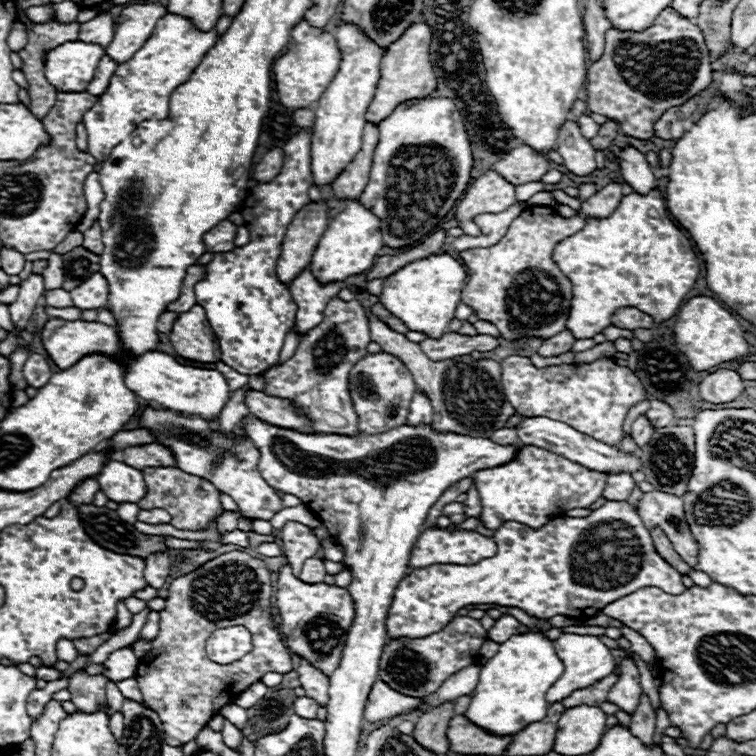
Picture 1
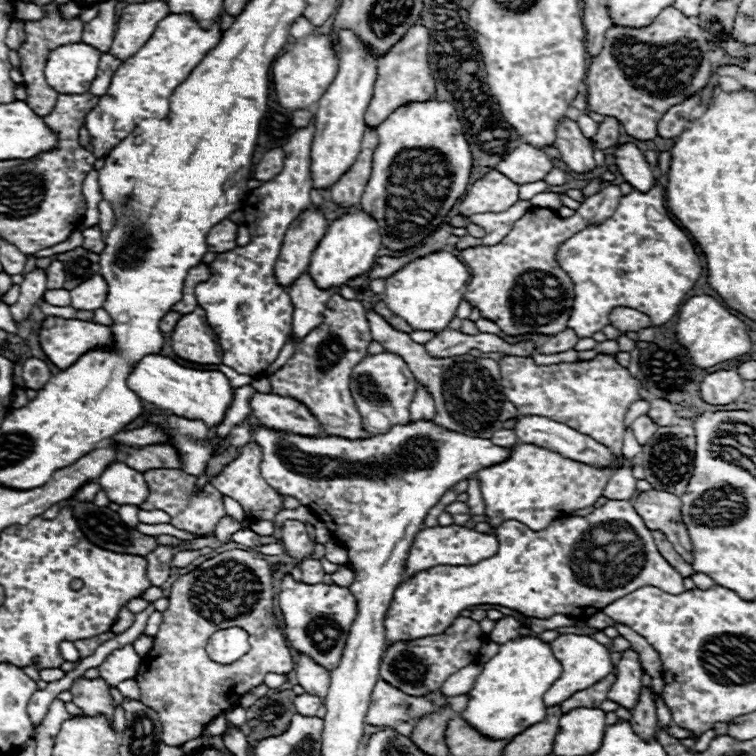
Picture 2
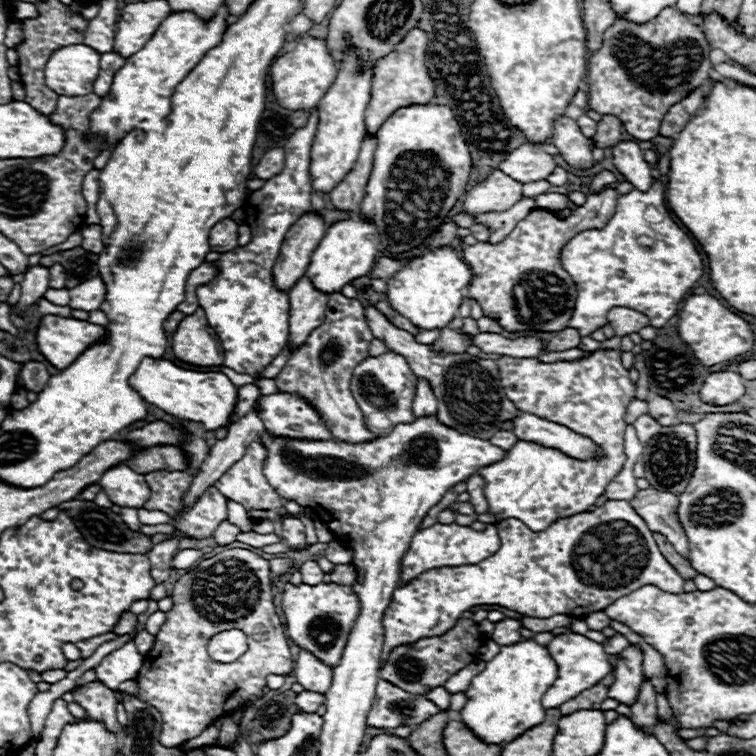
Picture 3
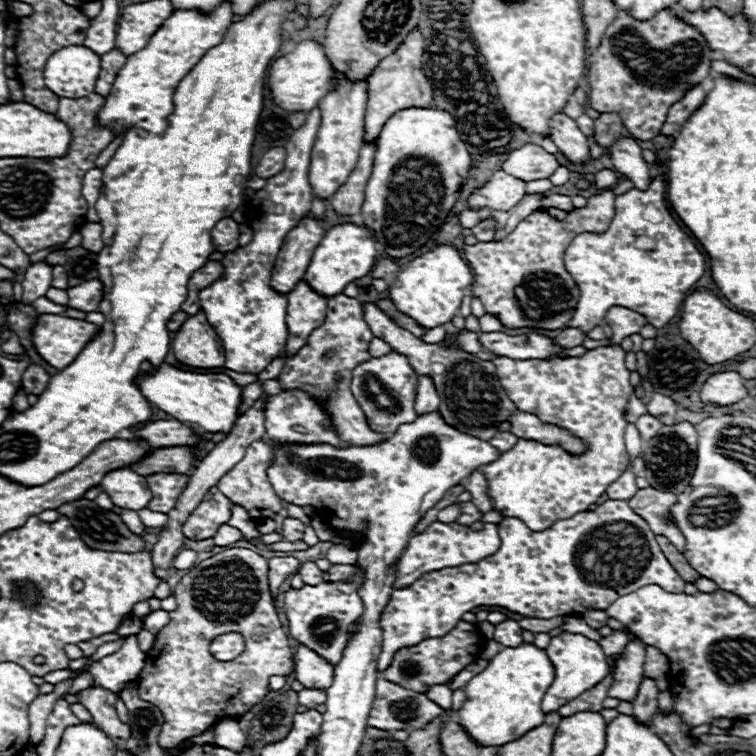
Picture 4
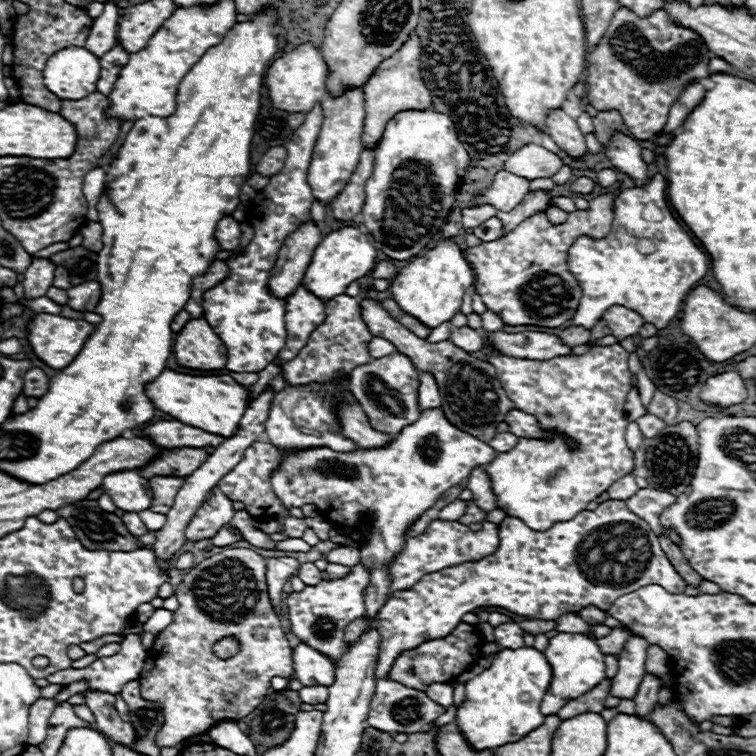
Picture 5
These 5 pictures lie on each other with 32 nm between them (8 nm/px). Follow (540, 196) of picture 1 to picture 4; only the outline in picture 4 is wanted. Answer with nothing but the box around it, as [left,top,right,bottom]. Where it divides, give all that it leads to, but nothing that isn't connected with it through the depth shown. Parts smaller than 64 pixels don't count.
[544,194,574,212]

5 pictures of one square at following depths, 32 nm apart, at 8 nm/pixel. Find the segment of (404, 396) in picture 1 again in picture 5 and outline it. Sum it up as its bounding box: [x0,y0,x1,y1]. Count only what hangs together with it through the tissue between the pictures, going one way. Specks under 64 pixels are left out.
[350,352,420,434]

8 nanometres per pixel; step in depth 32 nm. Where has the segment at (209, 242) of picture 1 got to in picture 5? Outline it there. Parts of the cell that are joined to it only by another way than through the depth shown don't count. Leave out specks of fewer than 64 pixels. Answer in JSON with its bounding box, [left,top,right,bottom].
[216,216,242,250]

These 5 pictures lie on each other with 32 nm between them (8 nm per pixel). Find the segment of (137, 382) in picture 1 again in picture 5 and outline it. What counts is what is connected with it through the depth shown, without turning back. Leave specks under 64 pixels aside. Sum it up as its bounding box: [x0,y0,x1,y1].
[146,370,250,438]

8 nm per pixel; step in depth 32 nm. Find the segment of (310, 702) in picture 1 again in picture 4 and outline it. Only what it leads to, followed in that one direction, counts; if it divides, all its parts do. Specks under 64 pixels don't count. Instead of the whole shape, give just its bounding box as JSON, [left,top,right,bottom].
[298,688,326,706]

